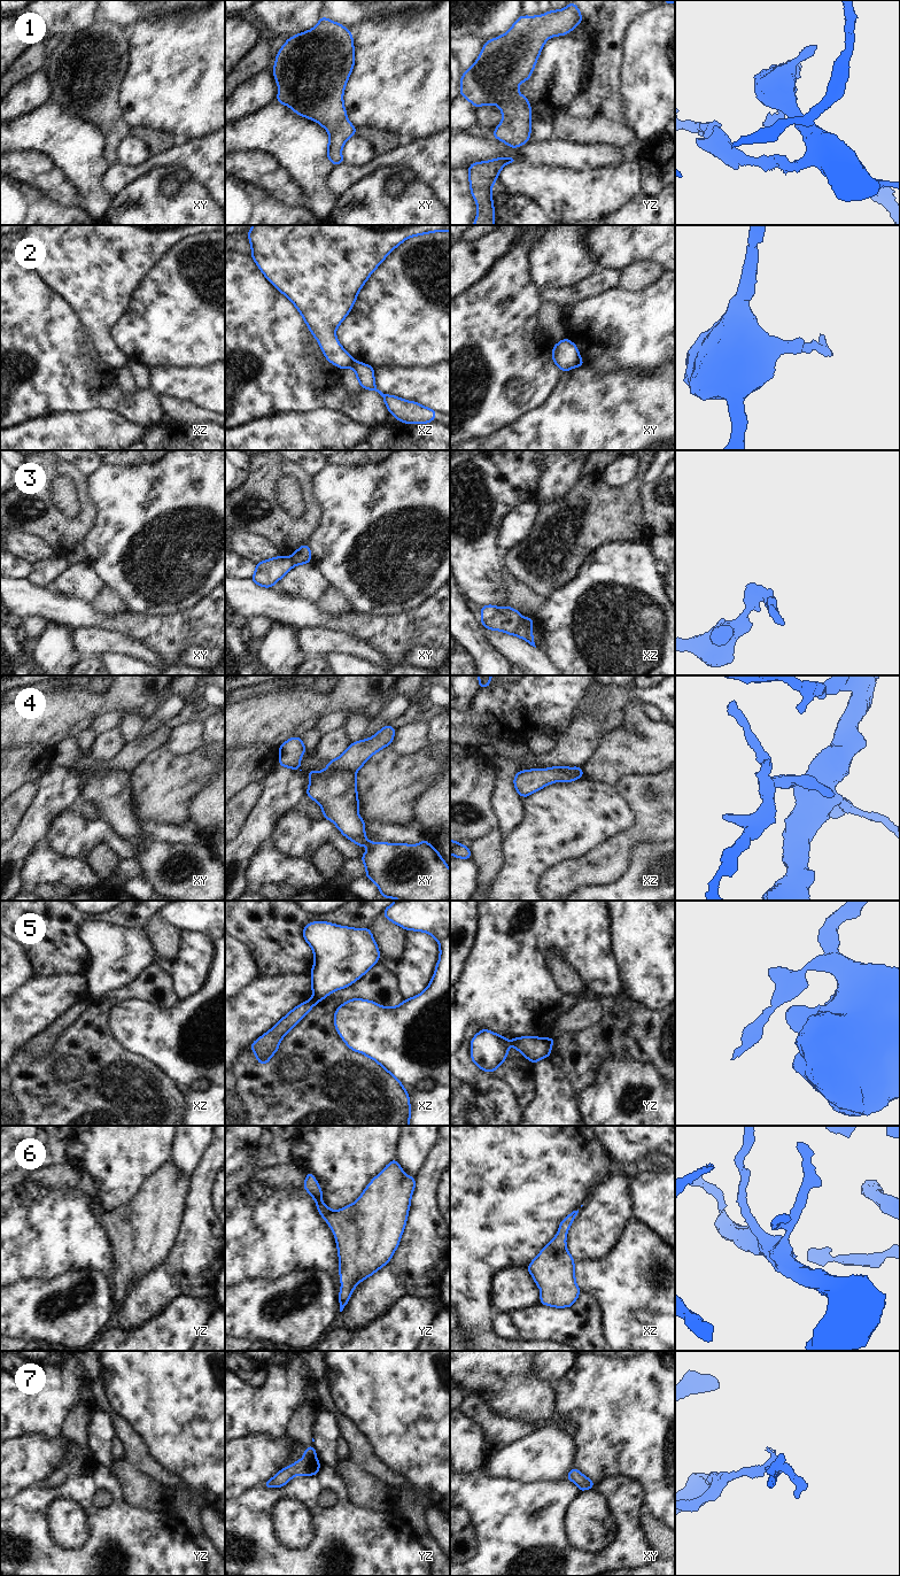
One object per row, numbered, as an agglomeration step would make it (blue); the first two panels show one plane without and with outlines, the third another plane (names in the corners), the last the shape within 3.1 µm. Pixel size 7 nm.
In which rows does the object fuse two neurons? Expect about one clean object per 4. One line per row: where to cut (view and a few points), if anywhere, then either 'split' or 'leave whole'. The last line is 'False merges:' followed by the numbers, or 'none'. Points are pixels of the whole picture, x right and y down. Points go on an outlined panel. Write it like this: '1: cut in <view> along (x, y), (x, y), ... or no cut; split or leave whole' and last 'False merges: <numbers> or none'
1: no cut; leave whole
2: cut in xz along (354, 360), (350, 365); split
3: cut in xz along (521, 618), (513, 634); split
4: cut in xz along (552, 767), (572, 769), (577, 778); split
5: cut in xz along (313, 998), (317, 1002); split
6: no cut; leave whole
7: no cut; leave whole
False merges: 2, 3, 4, 5

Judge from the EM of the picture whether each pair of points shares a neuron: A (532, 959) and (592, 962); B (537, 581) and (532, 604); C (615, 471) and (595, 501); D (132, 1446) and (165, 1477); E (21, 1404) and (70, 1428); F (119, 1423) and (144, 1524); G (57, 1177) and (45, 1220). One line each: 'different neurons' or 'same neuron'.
A: same neuron
B: different neurons
C: different neurons
D: same neuron
E: different neurons
F: different neurons
G: different neurons

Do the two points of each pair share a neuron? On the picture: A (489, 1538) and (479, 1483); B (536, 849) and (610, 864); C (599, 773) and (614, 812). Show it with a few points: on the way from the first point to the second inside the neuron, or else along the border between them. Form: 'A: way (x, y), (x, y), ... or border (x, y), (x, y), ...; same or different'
A: way (489, 1524), (489, 1503), (483, 1497); same
B: border (598, 843), (584, 854), (564, 859), (550, 867); different
C: border (583, 777), (603, 783); different

